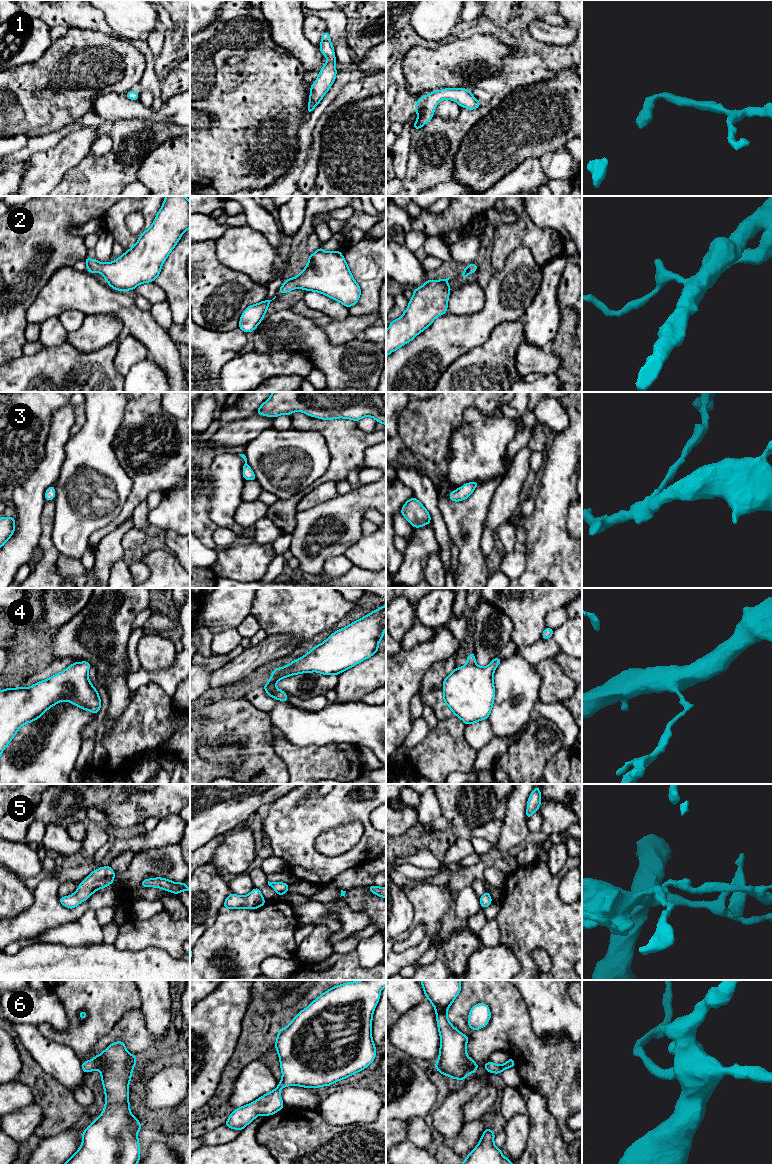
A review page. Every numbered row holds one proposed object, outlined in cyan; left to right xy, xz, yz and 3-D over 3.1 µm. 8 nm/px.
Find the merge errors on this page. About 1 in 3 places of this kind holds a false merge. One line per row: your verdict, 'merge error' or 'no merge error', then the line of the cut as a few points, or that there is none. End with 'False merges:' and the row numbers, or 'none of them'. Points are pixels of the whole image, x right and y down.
1: no merge error | no cut
2: no merge error | no cut
3: no merge error | no cut
4: no merge error | no cut
5: no merge error | no cut
6: no merge error | no cut
False merges: none of them

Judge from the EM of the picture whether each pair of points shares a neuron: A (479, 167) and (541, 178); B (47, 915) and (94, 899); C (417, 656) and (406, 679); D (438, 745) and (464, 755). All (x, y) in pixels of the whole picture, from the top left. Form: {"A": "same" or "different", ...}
{"A": "different", "B": "same", "C": "same", "D": "same"}

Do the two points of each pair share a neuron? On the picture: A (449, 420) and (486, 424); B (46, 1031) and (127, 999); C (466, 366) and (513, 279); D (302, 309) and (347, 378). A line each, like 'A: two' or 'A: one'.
A: two
B: one
C: two
D: two

